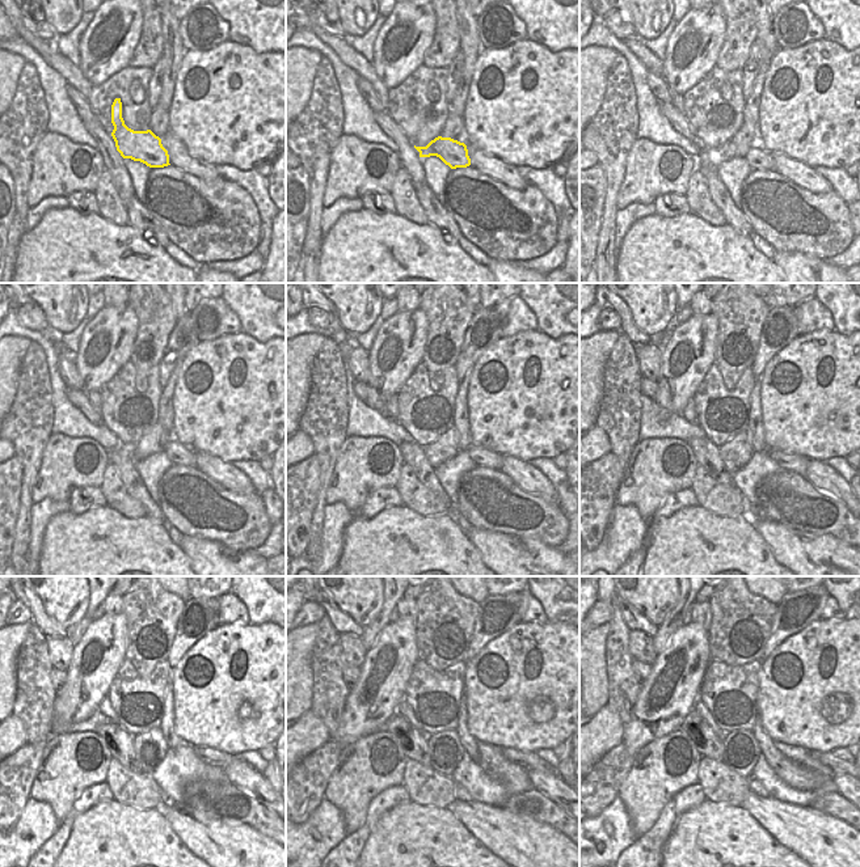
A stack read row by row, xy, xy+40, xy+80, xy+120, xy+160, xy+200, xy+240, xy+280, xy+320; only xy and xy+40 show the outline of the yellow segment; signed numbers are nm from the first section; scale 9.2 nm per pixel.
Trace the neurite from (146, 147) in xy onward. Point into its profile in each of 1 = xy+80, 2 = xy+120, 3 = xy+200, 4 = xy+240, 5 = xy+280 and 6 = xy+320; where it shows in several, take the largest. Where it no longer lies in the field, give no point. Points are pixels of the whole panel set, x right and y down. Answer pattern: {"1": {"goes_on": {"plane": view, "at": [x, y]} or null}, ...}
{"1": {"goes_on": {"plane": "xy+80", "at": [758, 157]}}, "2": {"goes_on": {"plane": "xy+120", "at": [180, 455]}}, "3": {"goes_on": {"plane": "xy+200", "at": [785, 460]}}, "4": {"goes_on": {"plane": "xy+240", "at": [214, 757]}}, "5": {"goes_on": {"plane": "xy+280", "at": [527, 760]}}, "6": {"goes_on": {"plane": "xy+320", "at": [838, 765]}}}

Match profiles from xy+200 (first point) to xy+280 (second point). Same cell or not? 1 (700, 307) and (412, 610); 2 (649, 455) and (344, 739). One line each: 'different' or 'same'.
1: same
2: different

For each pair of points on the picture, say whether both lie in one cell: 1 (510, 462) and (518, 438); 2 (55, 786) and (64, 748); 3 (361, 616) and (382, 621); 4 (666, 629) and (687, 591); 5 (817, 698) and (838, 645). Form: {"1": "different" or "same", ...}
{"1": "different", "2": "same", "3": "different", "4": "same", "5": "same"}

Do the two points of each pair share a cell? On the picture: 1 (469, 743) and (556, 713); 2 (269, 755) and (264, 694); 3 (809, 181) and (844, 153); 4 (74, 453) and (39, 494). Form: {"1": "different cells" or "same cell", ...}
{"1": "different cells", "2": "different cells", "3": "different cells", "4": "same cell"}

